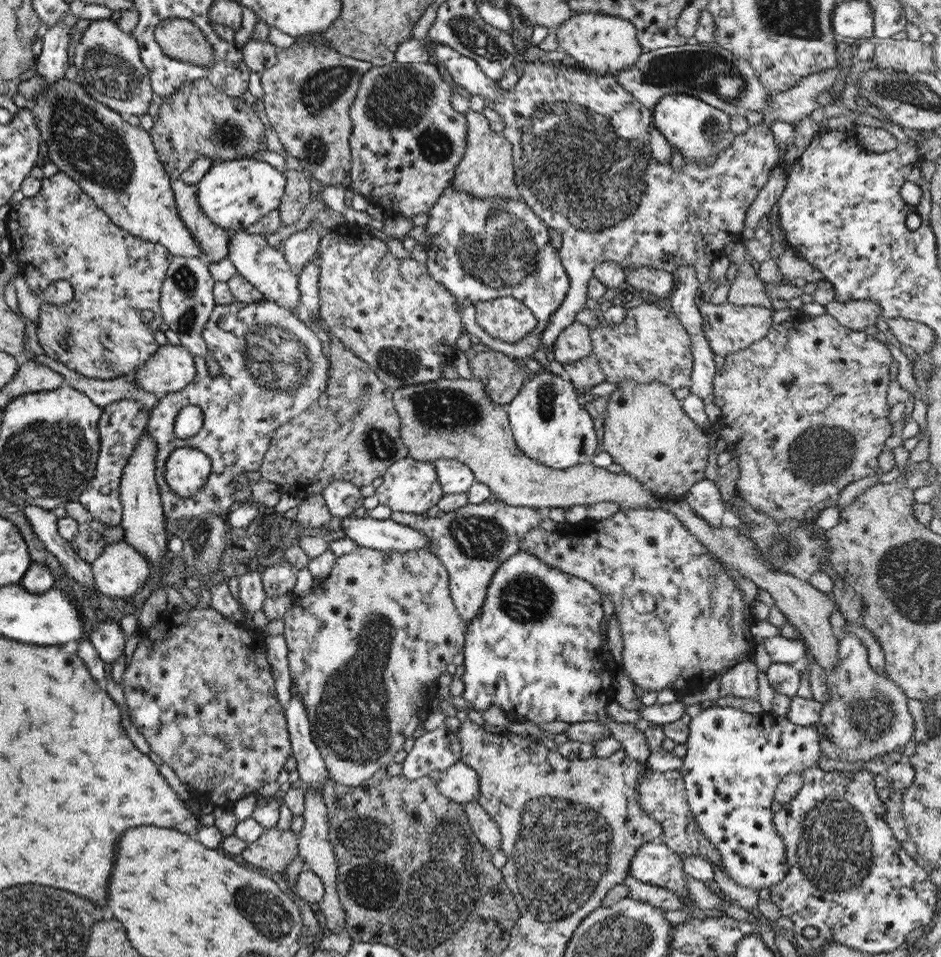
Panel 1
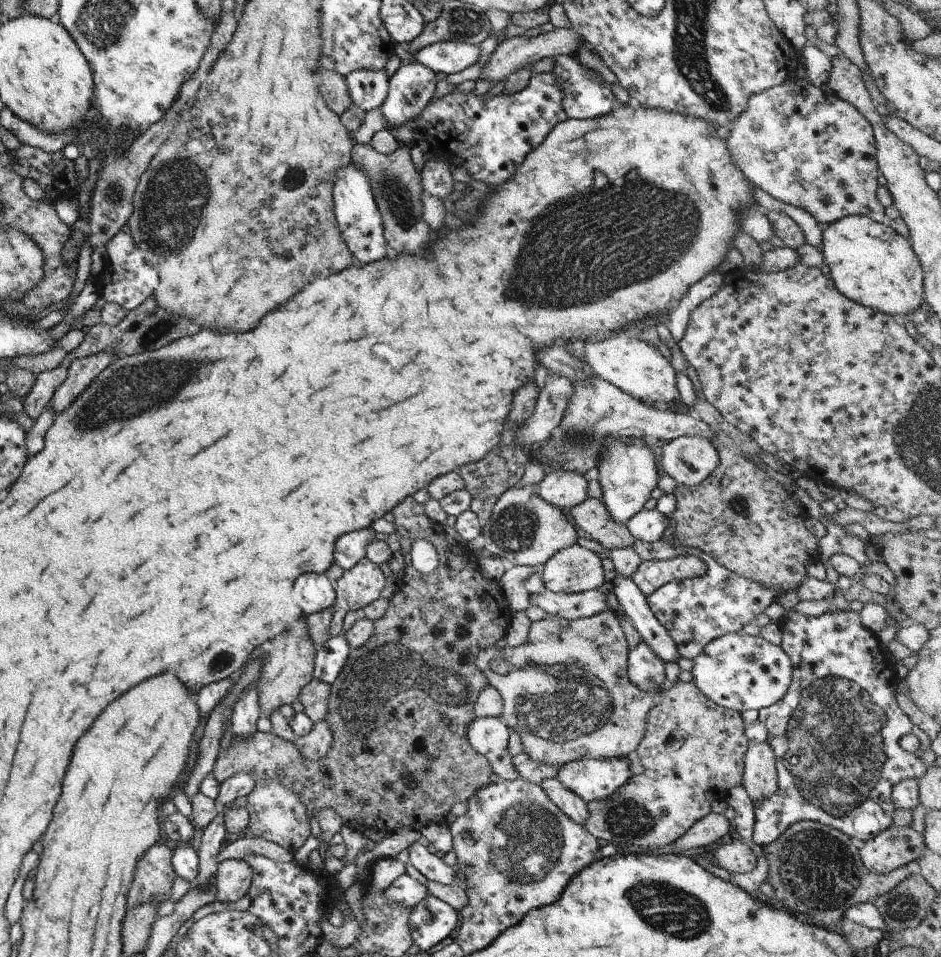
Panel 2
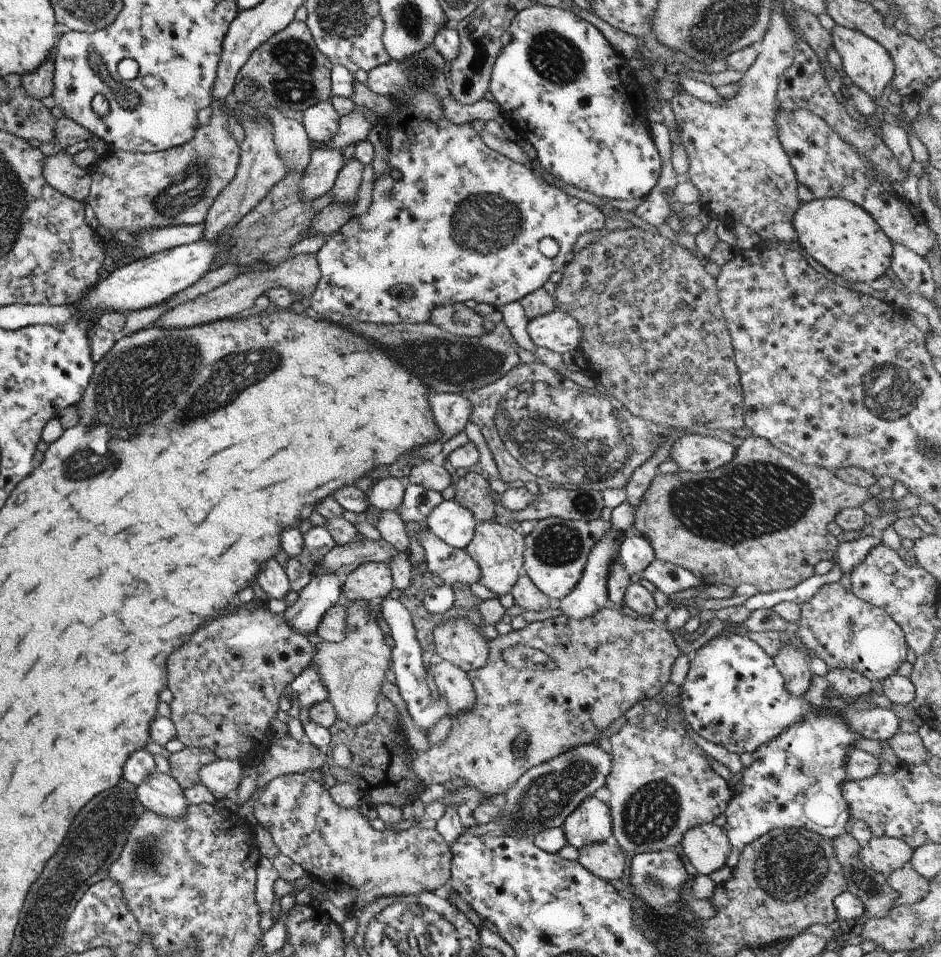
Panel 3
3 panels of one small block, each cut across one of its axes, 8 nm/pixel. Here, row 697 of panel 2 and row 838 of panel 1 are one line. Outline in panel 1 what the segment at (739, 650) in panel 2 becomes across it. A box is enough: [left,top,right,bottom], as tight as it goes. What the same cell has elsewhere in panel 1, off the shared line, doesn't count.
[678,706,822,888]

